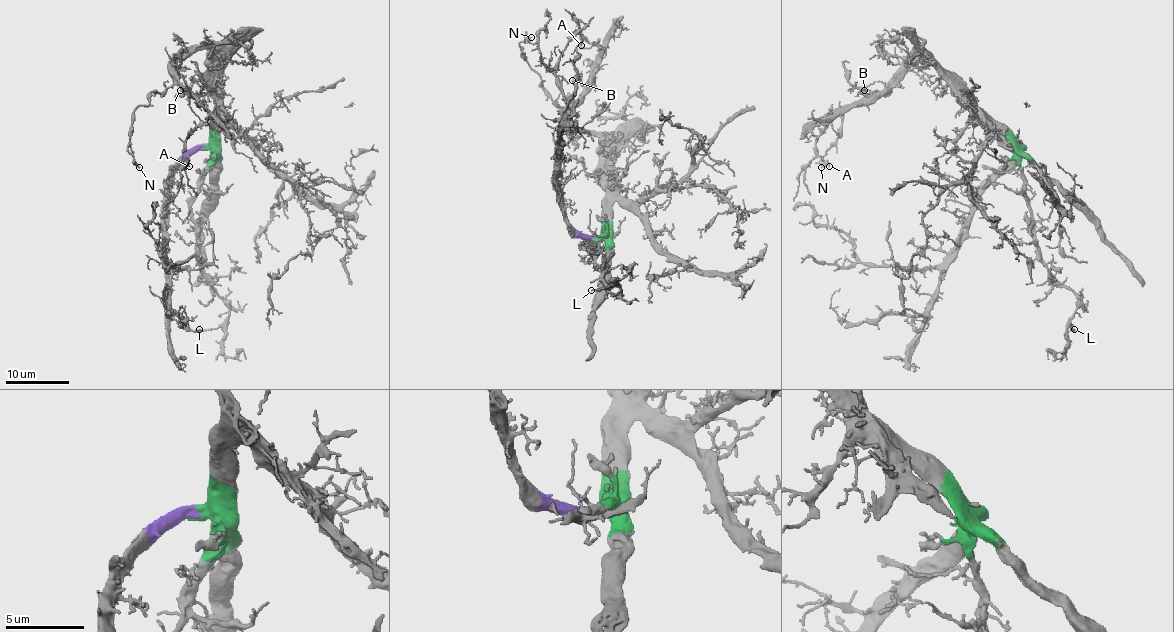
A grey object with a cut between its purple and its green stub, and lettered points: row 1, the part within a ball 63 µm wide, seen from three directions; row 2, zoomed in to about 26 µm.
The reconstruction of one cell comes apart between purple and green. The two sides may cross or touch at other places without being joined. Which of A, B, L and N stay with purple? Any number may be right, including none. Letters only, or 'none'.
none

